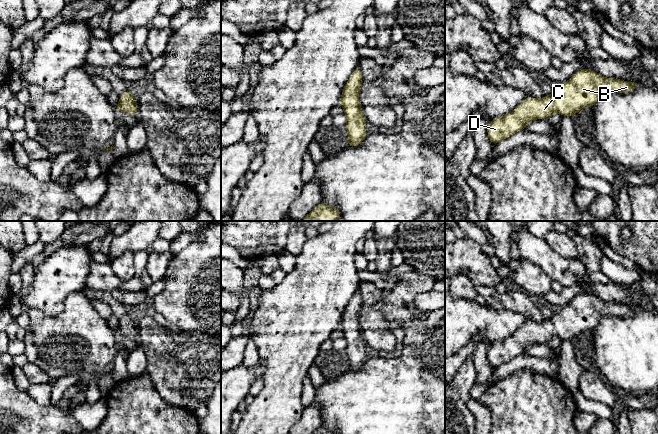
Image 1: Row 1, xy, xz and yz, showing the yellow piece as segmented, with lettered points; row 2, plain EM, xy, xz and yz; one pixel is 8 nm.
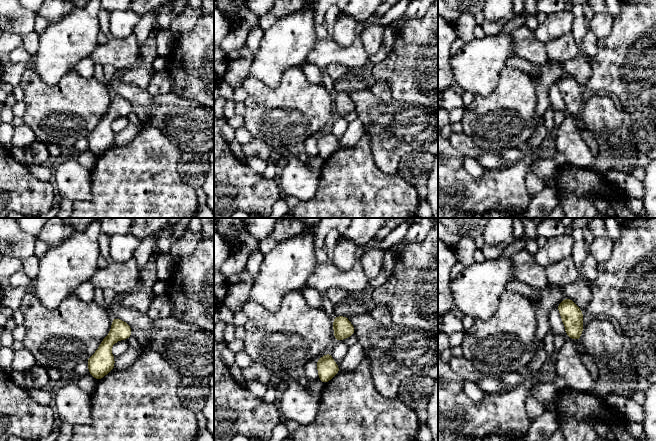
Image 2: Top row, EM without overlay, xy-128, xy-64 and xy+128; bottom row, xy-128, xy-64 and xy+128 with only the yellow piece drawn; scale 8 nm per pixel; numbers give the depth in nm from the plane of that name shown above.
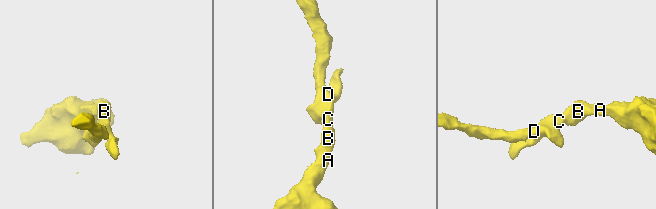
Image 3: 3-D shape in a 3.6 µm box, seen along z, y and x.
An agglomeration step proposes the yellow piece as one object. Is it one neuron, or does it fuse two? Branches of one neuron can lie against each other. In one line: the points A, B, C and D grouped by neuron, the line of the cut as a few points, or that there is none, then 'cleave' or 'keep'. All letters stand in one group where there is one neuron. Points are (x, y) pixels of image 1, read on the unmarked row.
A B C D | no cut | keep

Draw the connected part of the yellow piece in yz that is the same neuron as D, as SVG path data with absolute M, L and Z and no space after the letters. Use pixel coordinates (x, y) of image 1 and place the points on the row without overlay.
M592 293L578 294L573 300L557 309L551 319L541 323L528 320L505 340L495 341L487 350L487 360L494 369L524 355L525 350L537 343L546 343L554 337L574 341L579 335L594 331L604 316L627 317L639 310L637 306L607 302Z

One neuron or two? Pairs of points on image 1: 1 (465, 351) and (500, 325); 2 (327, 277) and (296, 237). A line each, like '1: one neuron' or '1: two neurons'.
1: two neurons
2: two neurons

